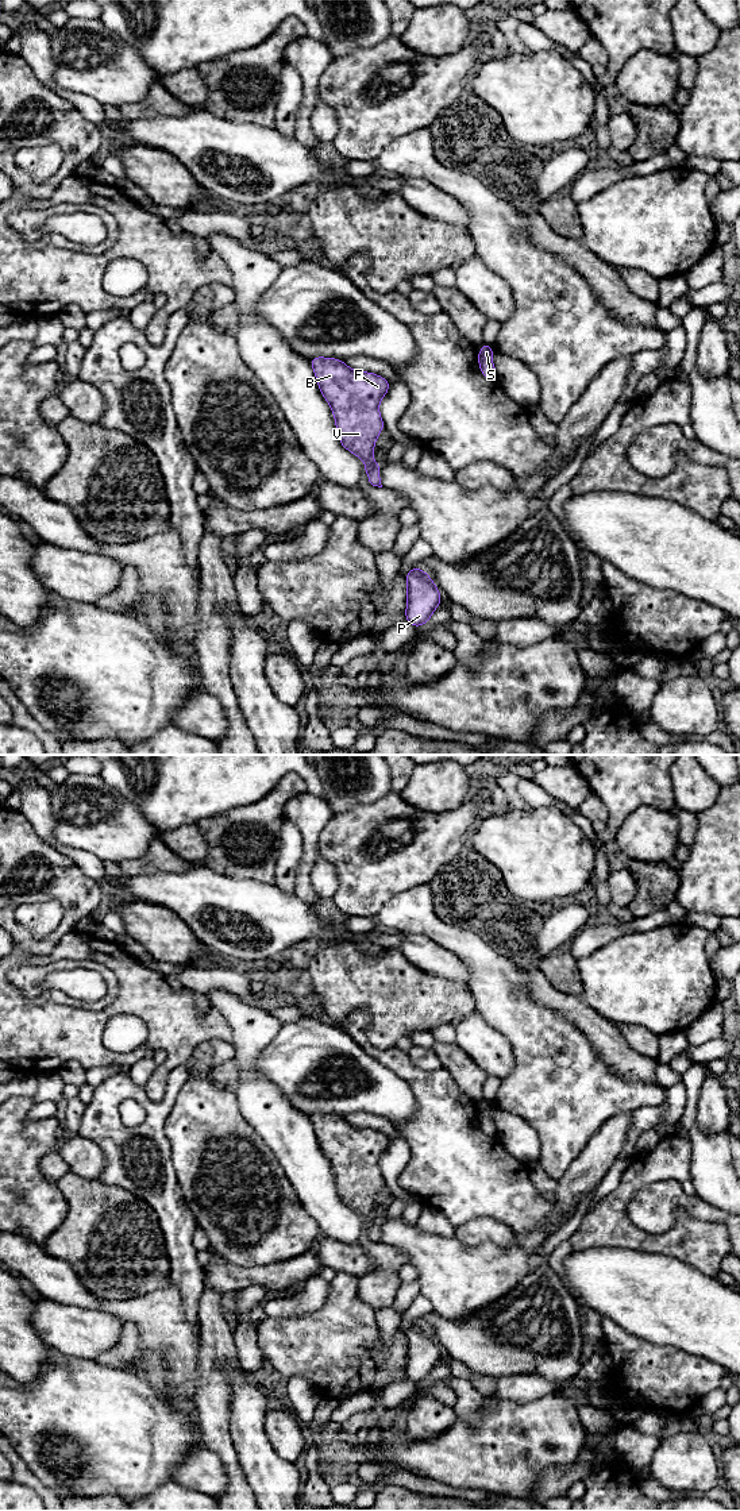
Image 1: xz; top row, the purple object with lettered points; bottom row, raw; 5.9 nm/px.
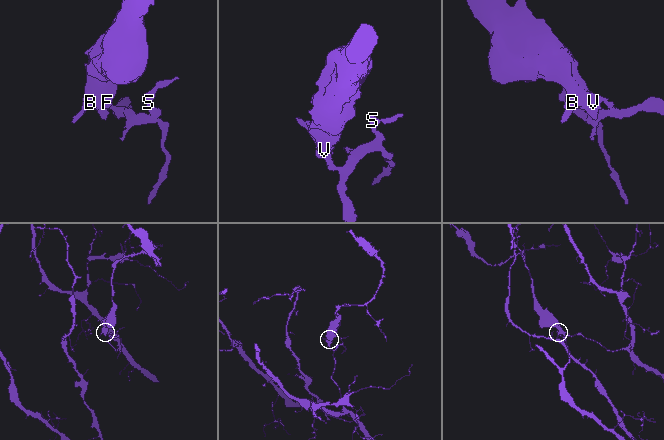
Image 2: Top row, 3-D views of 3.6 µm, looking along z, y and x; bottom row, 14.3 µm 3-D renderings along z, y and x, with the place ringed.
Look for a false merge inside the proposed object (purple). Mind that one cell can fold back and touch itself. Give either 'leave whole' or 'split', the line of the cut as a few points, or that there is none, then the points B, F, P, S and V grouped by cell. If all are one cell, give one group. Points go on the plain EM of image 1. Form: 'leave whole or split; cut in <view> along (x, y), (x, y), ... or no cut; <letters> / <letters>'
split; cut in xz along (376, 1220), (367, 1230); B F V / P S

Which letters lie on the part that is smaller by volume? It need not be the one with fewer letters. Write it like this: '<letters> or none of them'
B, F, V

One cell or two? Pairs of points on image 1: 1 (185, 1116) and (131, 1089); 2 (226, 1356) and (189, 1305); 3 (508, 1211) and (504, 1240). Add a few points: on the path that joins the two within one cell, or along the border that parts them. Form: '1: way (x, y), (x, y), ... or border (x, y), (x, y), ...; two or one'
1: border (188, 1080), (168, 1117), (165, 1125), (168, 1140); two
2: border (207, 1287), (199, 1302), (199, 1334); two
3: border (476, 1218), (490, 1217), (501, 1221), (515, 1234); two

